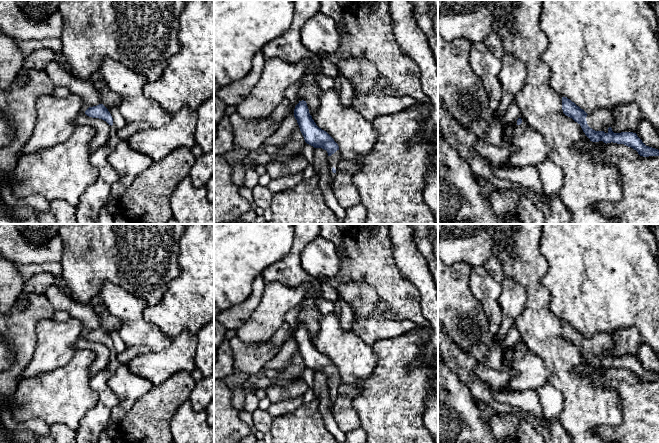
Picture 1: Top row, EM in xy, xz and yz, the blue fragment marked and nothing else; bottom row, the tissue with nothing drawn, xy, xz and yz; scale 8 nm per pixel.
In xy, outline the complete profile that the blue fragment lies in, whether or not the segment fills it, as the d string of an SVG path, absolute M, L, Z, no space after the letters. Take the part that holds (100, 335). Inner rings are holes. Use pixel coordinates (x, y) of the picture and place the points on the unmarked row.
M99 328L97 330L89 331L85 338L92 342L99 342L106 345L109 349L113 349L113 342L108 335L108 333L103 329Z

